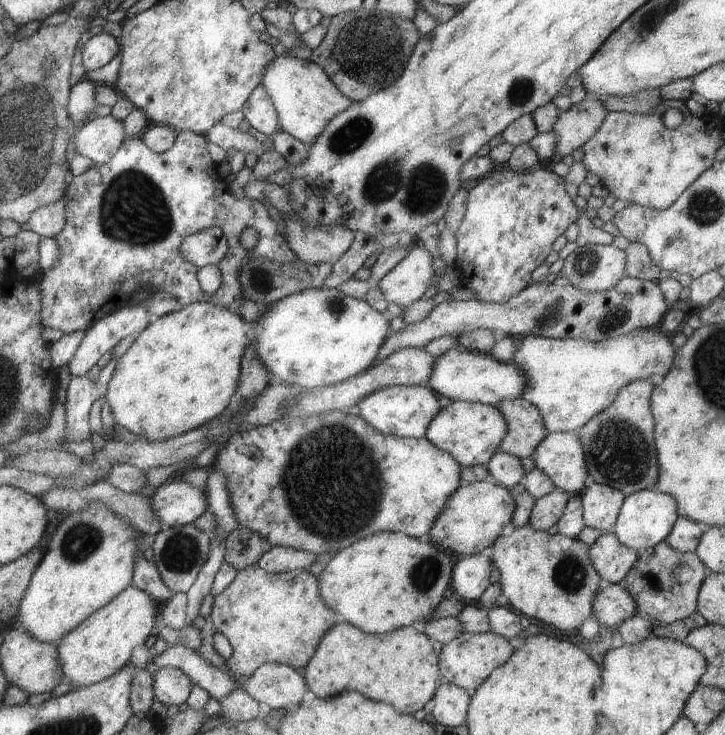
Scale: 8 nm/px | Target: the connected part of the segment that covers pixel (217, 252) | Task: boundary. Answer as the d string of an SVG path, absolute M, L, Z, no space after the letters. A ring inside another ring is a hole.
M209 227L188 236L180 244L182 258L192 262L197 269L205 265L217 265L224 259L229 245L224 232L217 227Z

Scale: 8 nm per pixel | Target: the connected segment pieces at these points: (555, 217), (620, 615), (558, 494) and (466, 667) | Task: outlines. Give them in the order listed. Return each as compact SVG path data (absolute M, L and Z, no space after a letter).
M494 168L490 176L481 178L470 190L462 225L455 232L457 241L455 266L460 270L460 274L464 275L462 284L476 292L478 301L507 302L529 286L532 272L544 263L552 251L554 240L564 235L564 230L577 223L578 218L578 208L566 192L564 177L544 168L538 168L534 172Z
M610 583L593 596L593 614L601 626L617 629L622 622L637 613L632 595L622 585Z
M558 489L535 500L529 516L529 525L534 530L548 531L560 520L569 498L570 495L567 492Z
M460 633L456 638L443 644L439 654L439 669L442 681L451 682L466 690L477 689L501 664L508 662L516 650L510 645L509 639L493 633Z

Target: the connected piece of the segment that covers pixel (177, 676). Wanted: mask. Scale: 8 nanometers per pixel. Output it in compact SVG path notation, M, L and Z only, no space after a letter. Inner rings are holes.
M162 667L153 673L153 692L155 698L164 704L180 706L188 700L193 682L182 670Z

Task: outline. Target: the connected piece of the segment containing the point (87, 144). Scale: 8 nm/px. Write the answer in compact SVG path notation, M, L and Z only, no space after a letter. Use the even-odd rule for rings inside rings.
M107 115L88 121L74 138L74 148L92 163L109 162L127 139L124 122Z

